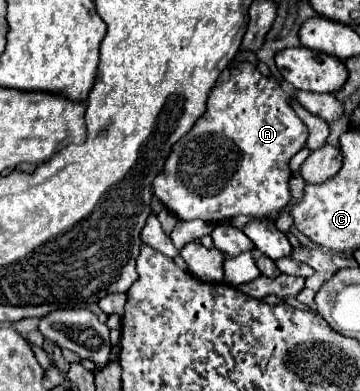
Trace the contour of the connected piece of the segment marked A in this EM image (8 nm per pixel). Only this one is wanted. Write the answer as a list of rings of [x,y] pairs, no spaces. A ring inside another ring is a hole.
[[[243,62],[229,70],[229,80],[215,86],[207,98],[205,114],[193,128],[173,146],[163,170],[153,180],[155,196],[179,220],[203,220],[209,224],[231,222],[239,214],[265,216],[281,210],[291,202],[291,168],[289,160],[307,142],[307,126],[289,106],[289,96],[275,78],[265,78],[251,62]]]

